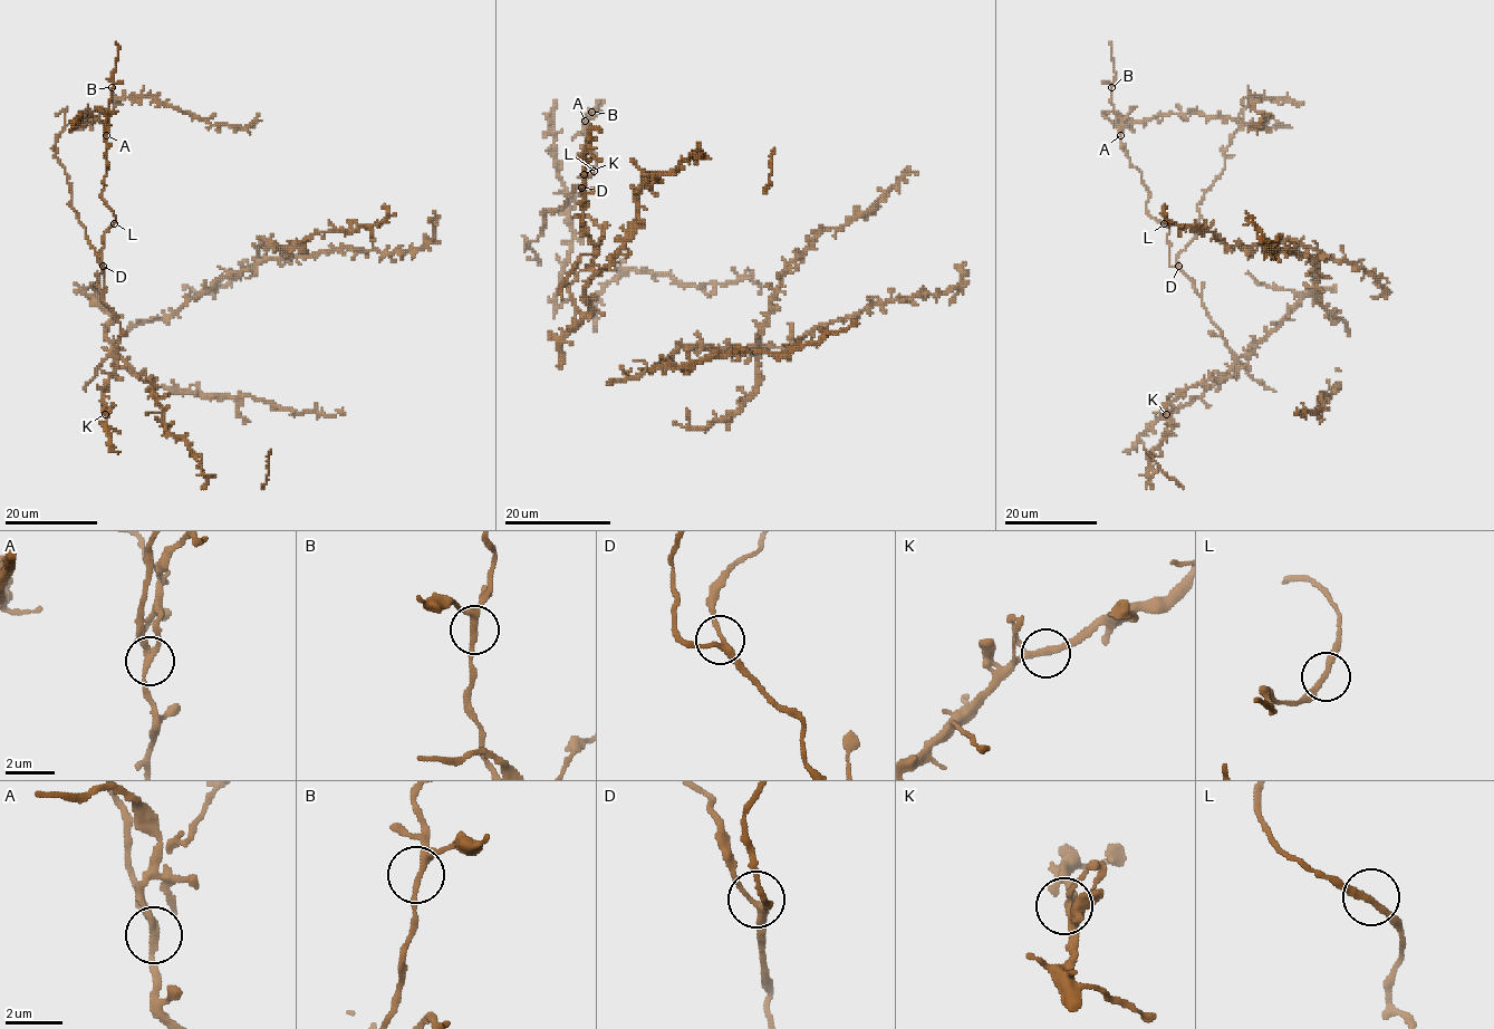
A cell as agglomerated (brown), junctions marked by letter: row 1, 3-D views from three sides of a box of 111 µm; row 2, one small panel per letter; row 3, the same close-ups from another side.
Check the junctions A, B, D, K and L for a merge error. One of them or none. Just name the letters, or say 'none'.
A

